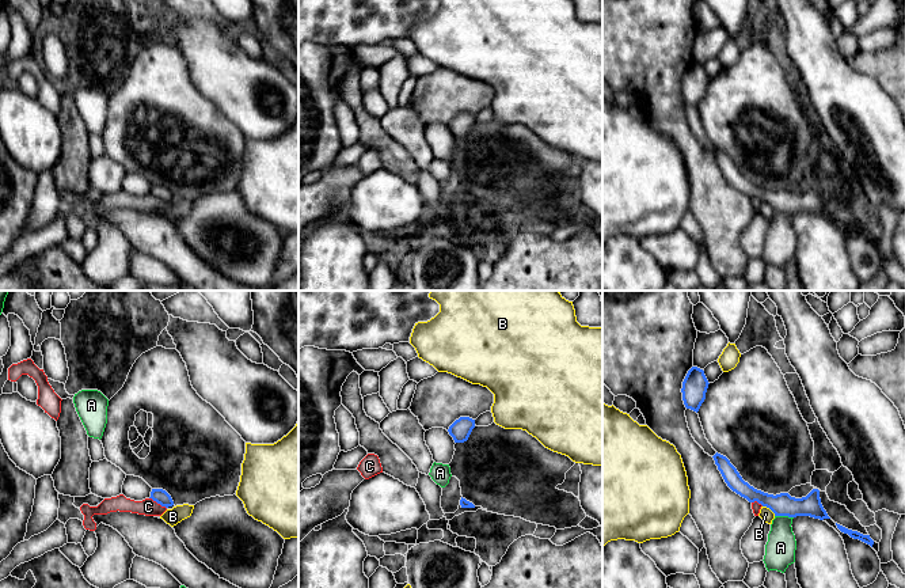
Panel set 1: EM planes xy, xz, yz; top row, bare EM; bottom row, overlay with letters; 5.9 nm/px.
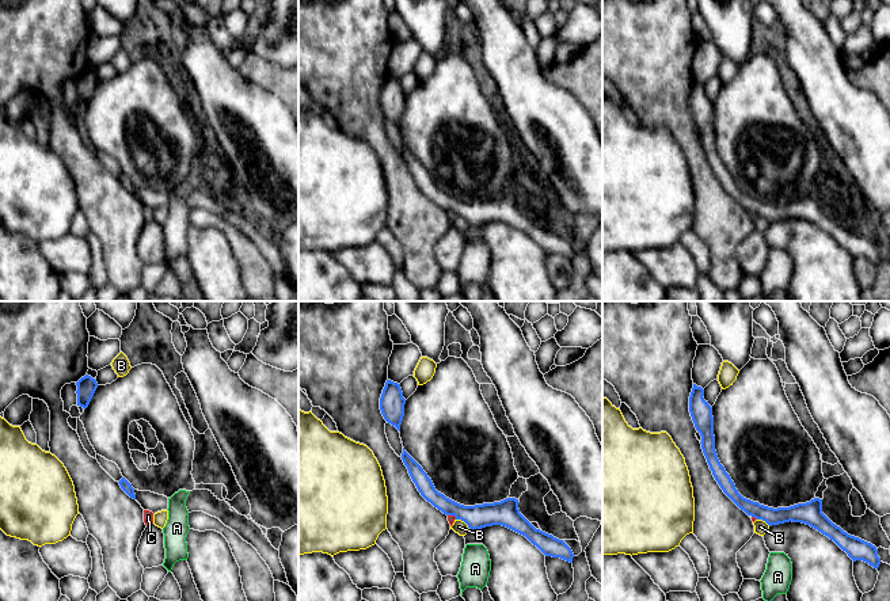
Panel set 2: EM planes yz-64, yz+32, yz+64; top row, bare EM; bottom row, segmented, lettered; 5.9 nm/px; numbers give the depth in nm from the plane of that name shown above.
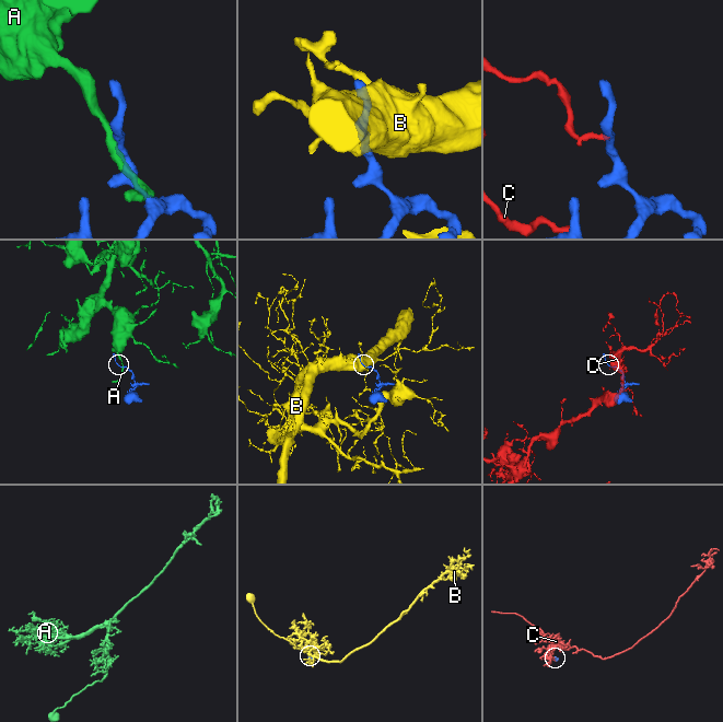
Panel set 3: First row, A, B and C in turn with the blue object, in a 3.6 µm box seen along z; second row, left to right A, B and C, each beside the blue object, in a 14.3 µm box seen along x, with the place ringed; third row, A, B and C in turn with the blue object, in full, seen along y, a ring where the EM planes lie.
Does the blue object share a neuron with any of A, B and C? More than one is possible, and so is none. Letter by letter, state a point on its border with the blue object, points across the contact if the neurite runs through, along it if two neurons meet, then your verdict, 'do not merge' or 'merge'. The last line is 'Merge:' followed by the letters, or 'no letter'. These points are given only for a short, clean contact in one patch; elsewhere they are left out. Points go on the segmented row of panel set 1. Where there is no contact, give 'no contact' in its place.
A: contact yz (784, 515); border yz (775, 515), (793, 518); do not merge
B: contact yz (769, 508); border yz (763, 505), (775, 515); do not merge
C: contact xy (158, 503); border xy (149, 497), (166, 508); do not merge
Merge: no letter

